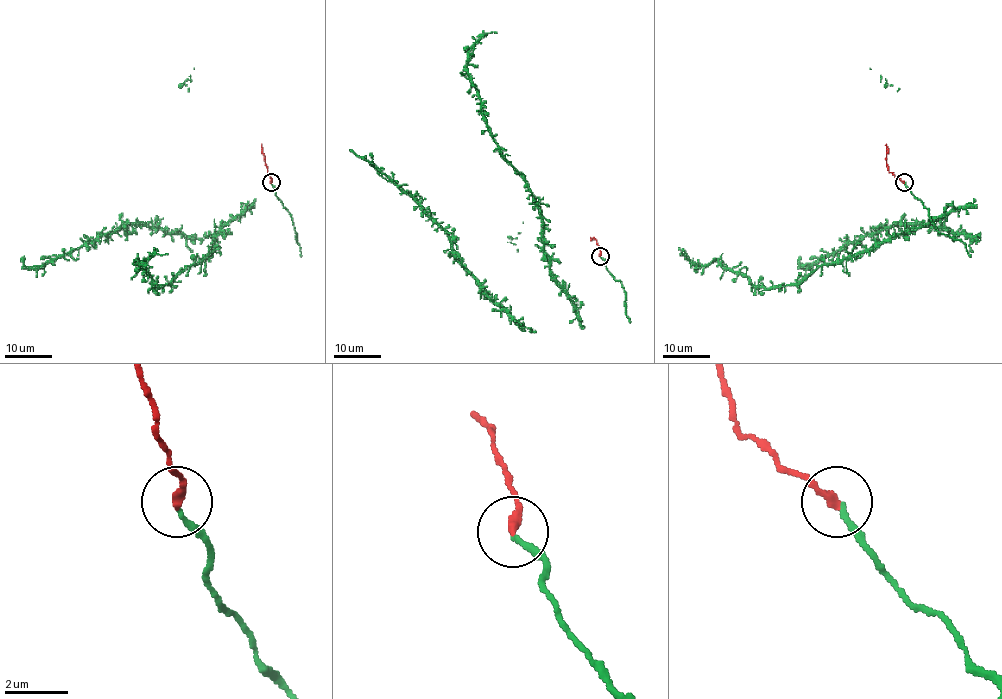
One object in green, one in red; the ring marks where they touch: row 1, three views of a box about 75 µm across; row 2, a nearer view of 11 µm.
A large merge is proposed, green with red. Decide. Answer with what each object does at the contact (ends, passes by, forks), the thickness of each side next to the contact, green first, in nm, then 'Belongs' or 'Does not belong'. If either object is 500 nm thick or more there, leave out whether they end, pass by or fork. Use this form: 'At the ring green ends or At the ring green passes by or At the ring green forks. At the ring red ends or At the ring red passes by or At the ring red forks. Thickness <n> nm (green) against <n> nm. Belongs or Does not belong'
At the ring green ends. At the ring red ends. Thickness 140 nm (green) against 280 nm. Belongs

